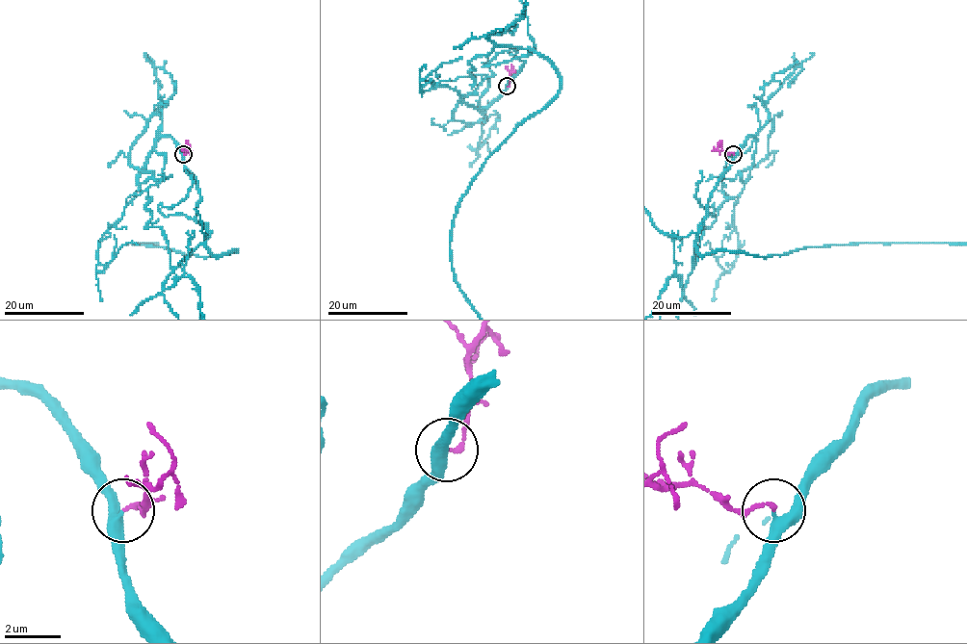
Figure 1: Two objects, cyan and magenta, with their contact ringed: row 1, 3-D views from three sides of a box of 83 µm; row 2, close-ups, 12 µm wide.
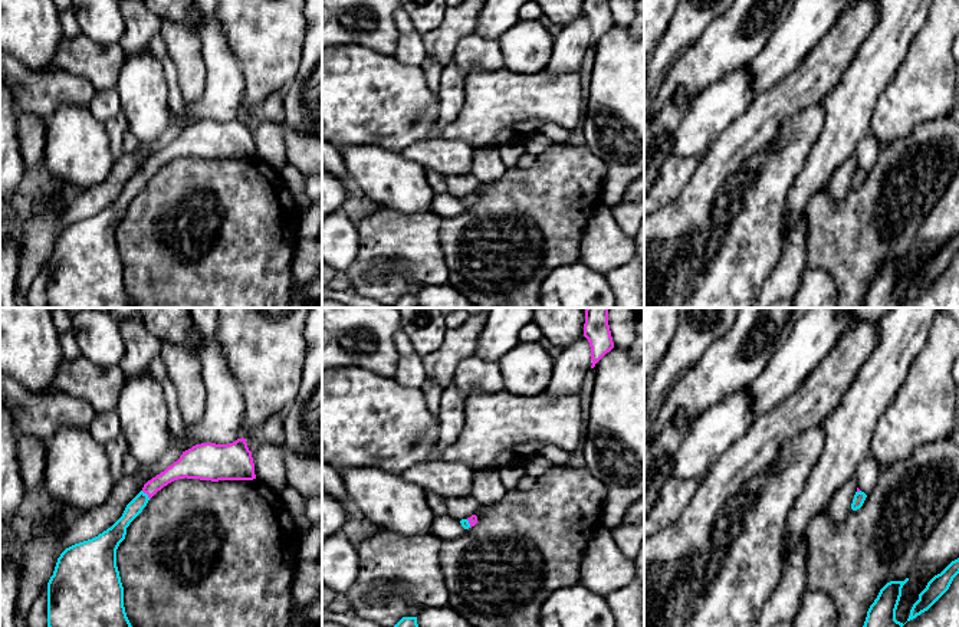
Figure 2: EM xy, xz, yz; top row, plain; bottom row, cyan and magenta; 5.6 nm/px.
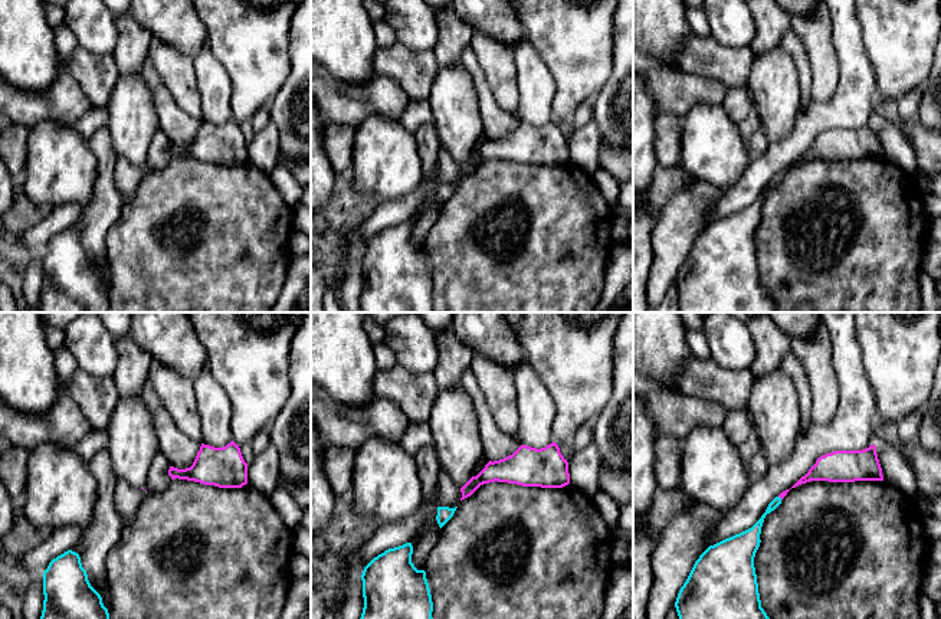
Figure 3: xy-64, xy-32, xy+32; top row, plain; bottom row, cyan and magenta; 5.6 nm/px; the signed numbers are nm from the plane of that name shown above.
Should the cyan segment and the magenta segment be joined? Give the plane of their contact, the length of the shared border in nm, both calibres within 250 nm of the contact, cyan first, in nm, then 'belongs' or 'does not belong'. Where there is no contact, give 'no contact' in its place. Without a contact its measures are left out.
contact in xy; length 70 nm; calibres 90 and 110 nm; belongs

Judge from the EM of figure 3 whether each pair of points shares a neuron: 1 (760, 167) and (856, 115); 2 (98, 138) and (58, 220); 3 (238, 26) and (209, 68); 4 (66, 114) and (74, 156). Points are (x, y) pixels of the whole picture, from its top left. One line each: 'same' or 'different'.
1: same
2: different
3: different
4: different

